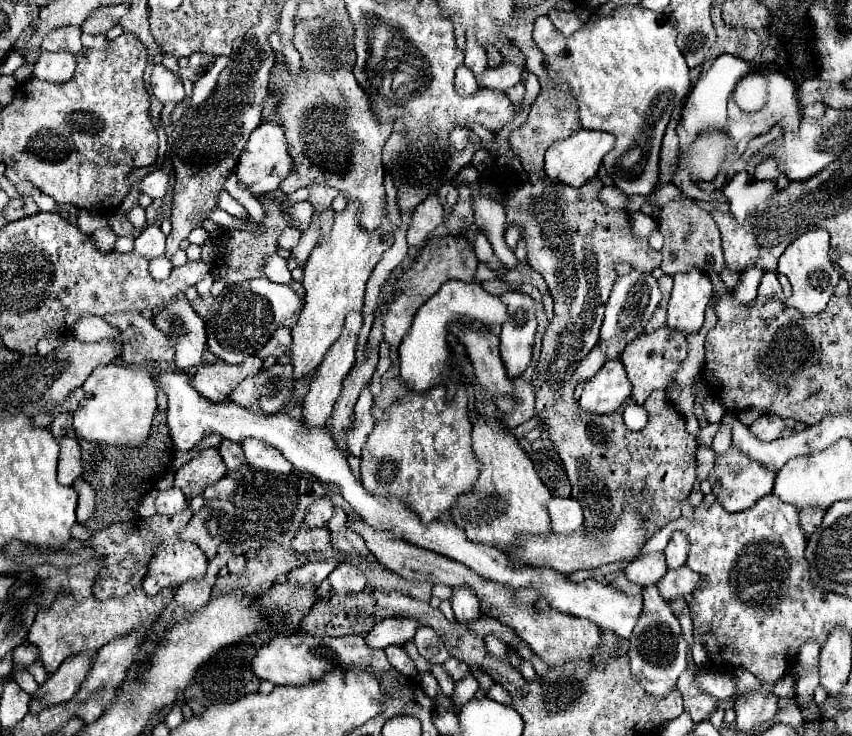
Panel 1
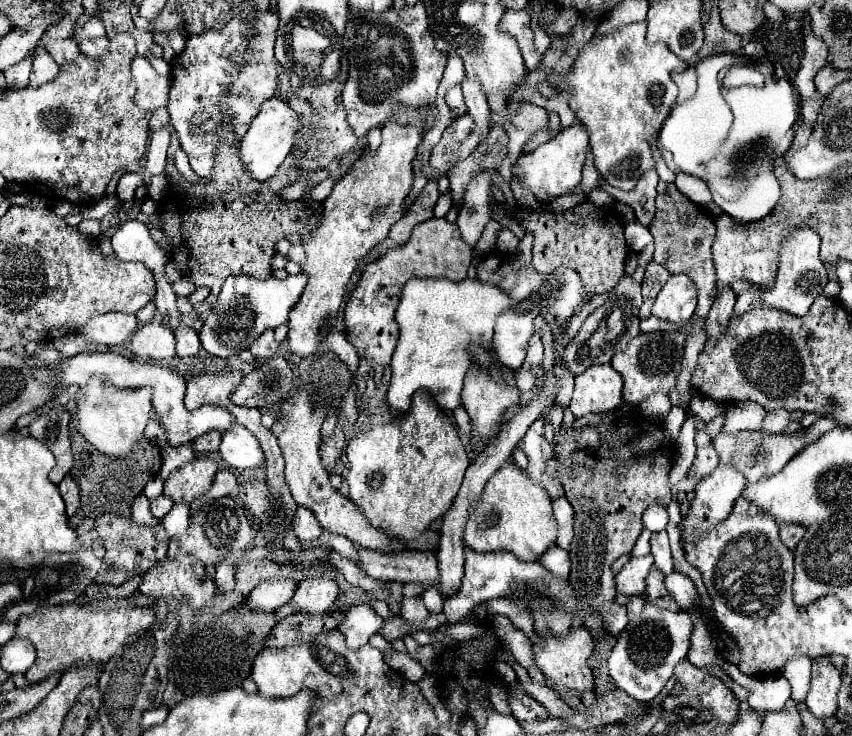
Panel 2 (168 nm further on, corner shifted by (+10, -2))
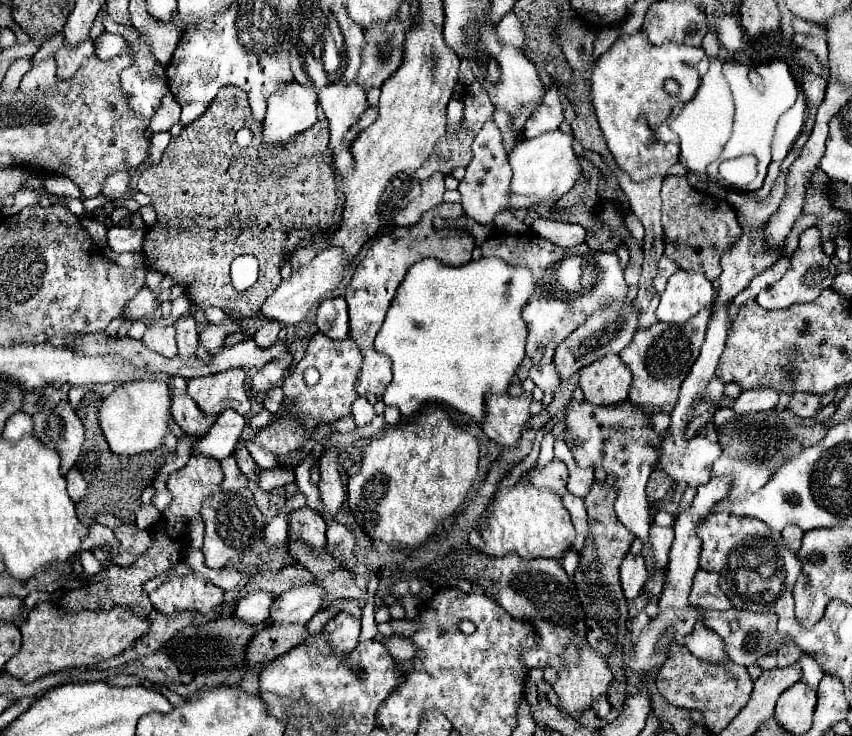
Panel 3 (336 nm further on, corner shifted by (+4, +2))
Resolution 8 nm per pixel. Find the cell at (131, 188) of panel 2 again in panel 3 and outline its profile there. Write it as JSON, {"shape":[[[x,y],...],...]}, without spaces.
{"shape":[[[116,172],[116,174],[110,174],[106,178],[106,184],[102,186],[102,194],[106,198],[118,198],[122,196],[130,186],[130,174],[128,172]]]}

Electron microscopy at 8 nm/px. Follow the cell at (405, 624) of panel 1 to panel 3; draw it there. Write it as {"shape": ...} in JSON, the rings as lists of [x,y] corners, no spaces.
{"shape":[[[340,612],[338,616],[326,622],[324,630],[328,634],[328,644],[332,646],[334,654],[348,654],[358,644],[360,620],[348,612]]]}

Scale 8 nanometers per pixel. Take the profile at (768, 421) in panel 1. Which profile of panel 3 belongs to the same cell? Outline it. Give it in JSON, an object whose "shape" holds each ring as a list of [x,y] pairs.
{"shape":[[[798,392],[798,394],[794,394],[792,402],[788,404],[788,410],[796,416],[810,418],[810,416],[816,416],[820,412],[820,402],[822,402],[822,396],[818,396],[818,394]]]}

